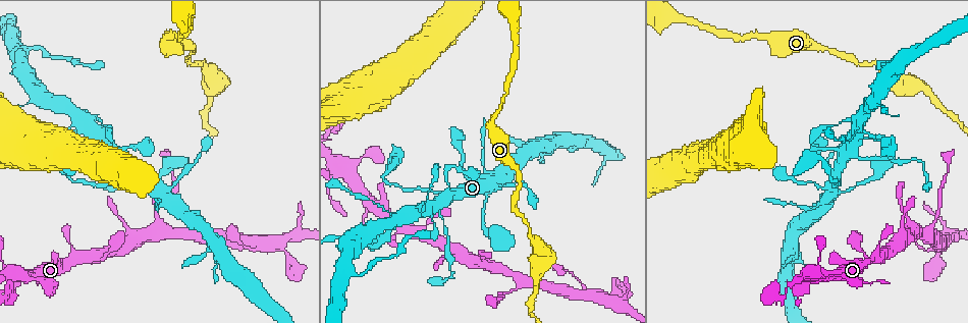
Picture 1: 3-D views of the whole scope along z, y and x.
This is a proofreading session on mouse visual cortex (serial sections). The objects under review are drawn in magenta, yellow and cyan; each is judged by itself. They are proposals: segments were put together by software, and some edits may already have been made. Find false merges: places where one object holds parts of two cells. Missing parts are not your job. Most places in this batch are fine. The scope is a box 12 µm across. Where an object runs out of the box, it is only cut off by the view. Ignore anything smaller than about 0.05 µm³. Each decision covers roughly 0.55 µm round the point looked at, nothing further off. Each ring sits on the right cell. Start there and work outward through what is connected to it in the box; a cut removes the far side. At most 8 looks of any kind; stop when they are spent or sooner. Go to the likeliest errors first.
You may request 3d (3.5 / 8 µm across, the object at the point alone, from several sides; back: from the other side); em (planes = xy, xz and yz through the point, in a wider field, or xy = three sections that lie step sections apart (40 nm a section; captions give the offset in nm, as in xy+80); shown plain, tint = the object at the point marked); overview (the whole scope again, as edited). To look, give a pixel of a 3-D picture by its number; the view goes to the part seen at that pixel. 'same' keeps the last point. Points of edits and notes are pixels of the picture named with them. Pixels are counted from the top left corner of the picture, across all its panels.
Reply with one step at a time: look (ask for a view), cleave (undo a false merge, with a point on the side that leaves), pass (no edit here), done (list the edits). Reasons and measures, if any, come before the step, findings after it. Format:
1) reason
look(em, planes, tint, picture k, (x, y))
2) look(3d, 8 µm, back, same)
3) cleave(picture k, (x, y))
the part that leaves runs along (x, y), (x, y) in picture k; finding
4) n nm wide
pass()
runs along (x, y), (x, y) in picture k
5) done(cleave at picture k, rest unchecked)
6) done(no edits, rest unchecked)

looks like a crossing
look(em, xy, step 5, tint, picture 1, (407, 215))

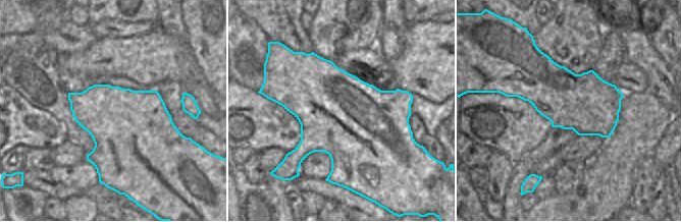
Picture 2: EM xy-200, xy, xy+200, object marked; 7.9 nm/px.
look(3d, 3.5 µm, same)

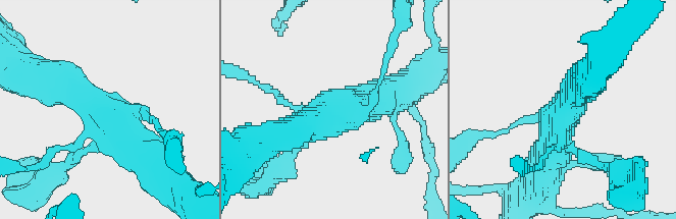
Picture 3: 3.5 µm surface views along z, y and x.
pass()
runs along (164, 173), (67, 83) in picture 3; one cell here

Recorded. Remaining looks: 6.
a narrow waist
look(3d, 3.5 µm, picture 1, (448, 245))

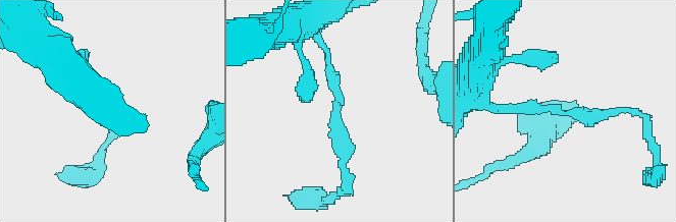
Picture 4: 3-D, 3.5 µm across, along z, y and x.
arms of 150, 150 nm
look(em, xy, step 2, tint, picture 4, (572, 111))

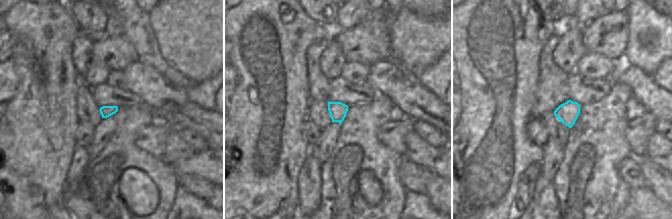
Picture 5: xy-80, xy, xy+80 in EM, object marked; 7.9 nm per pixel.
140 nm wide
pass()
runs along (325, 52), (345, 177) in picture 4; one cell here

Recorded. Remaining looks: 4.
look(3d, 3.5 µm, picture 1, (416, 228))

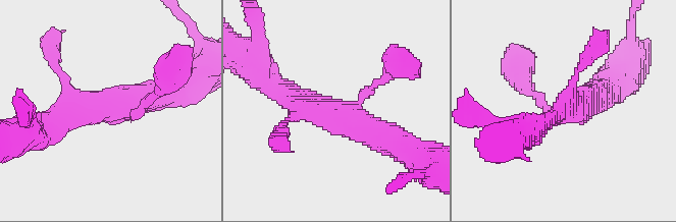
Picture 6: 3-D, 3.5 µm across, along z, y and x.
3 arms; arms of 150, 250, 450 nm; need the tissue
look(em, xy, step 1, tint, picture 6, (578, 105))

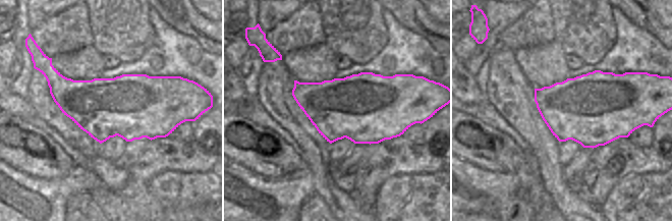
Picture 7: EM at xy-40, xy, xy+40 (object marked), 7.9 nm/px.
pass()
runs along (281, 92), (401, 147) in picture 6; one cell here

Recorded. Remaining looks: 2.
arms part here
look(3d, 3.5 µm, picture 1, (521, 277))

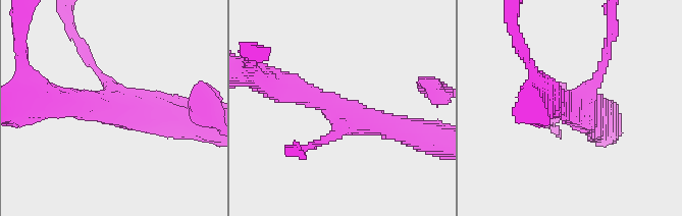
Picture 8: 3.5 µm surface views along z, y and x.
3 arms; arms of 150, 350, 400 nm; now the EM
look(em, xy, step 2, tint, picture 8, (119, 108))

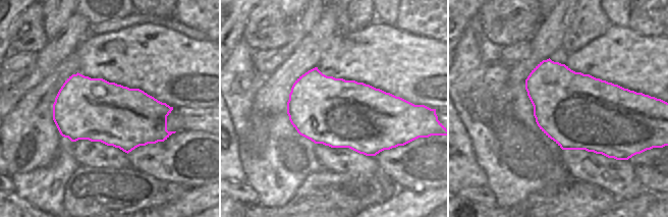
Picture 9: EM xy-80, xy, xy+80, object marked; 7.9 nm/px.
550 nm wide
pass()
runs along (283, 86), (355, 119), (409, 132) in picture 8; all the same cell

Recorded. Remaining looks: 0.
done(no edits, rest unchecked)

